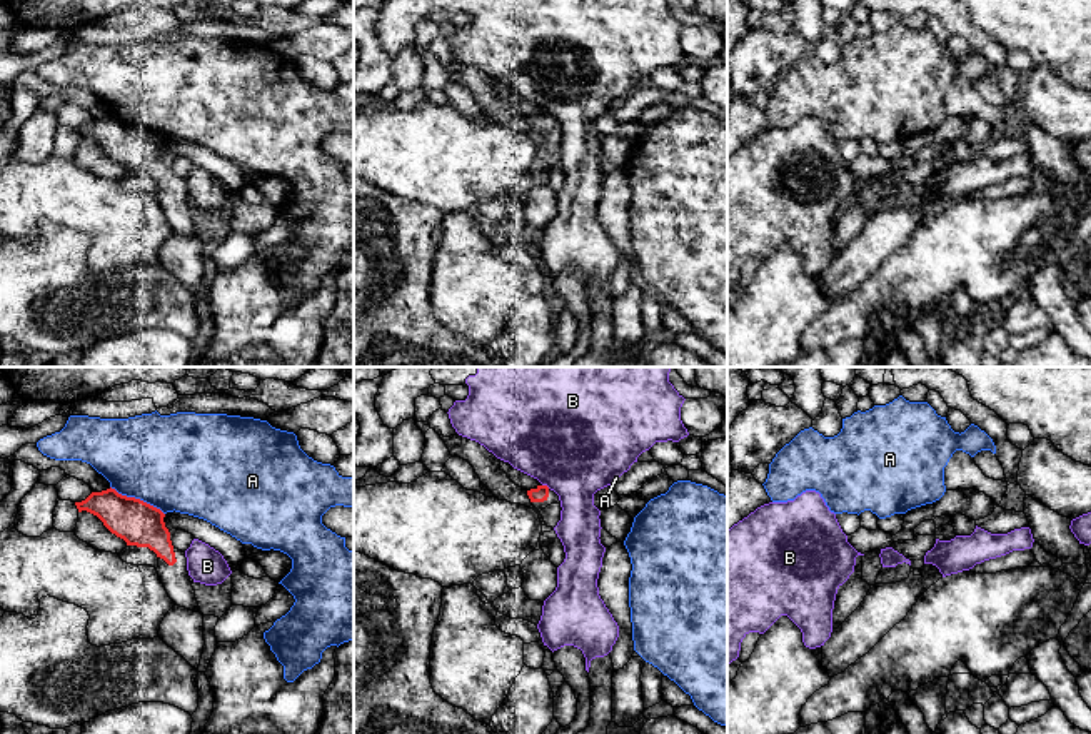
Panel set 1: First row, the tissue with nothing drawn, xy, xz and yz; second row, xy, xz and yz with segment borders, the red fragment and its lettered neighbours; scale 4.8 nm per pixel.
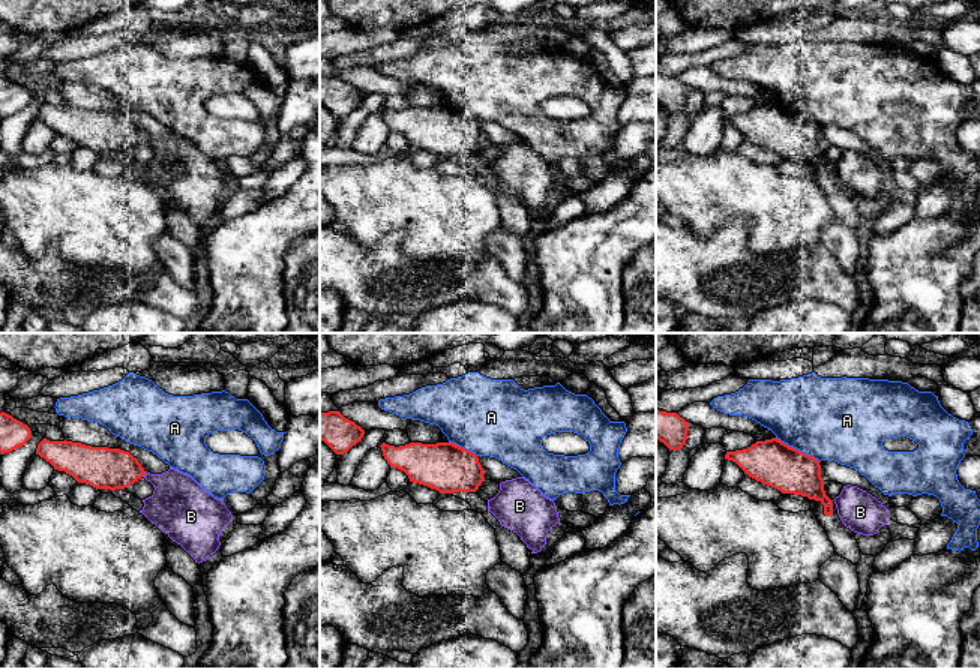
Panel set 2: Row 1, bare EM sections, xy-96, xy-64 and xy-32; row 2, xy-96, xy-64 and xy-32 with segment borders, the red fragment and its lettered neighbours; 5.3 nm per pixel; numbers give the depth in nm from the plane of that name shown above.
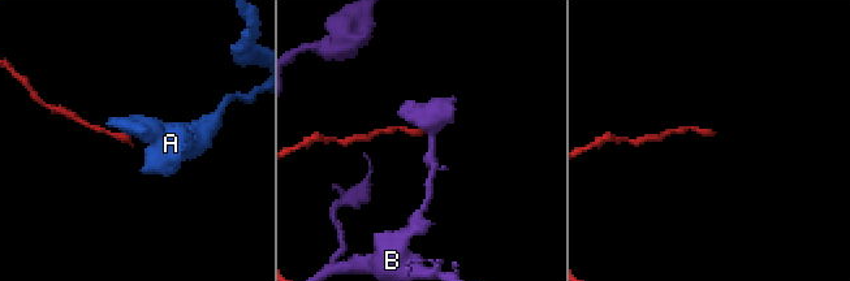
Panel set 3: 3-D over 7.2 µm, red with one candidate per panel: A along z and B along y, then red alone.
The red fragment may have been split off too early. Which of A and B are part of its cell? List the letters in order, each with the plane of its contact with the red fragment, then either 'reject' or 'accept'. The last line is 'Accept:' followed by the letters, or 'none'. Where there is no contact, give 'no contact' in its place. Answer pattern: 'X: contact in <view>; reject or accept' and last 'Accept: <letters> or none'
A: contact in xy; reject
B: contact in xz; reject
Accept: none

